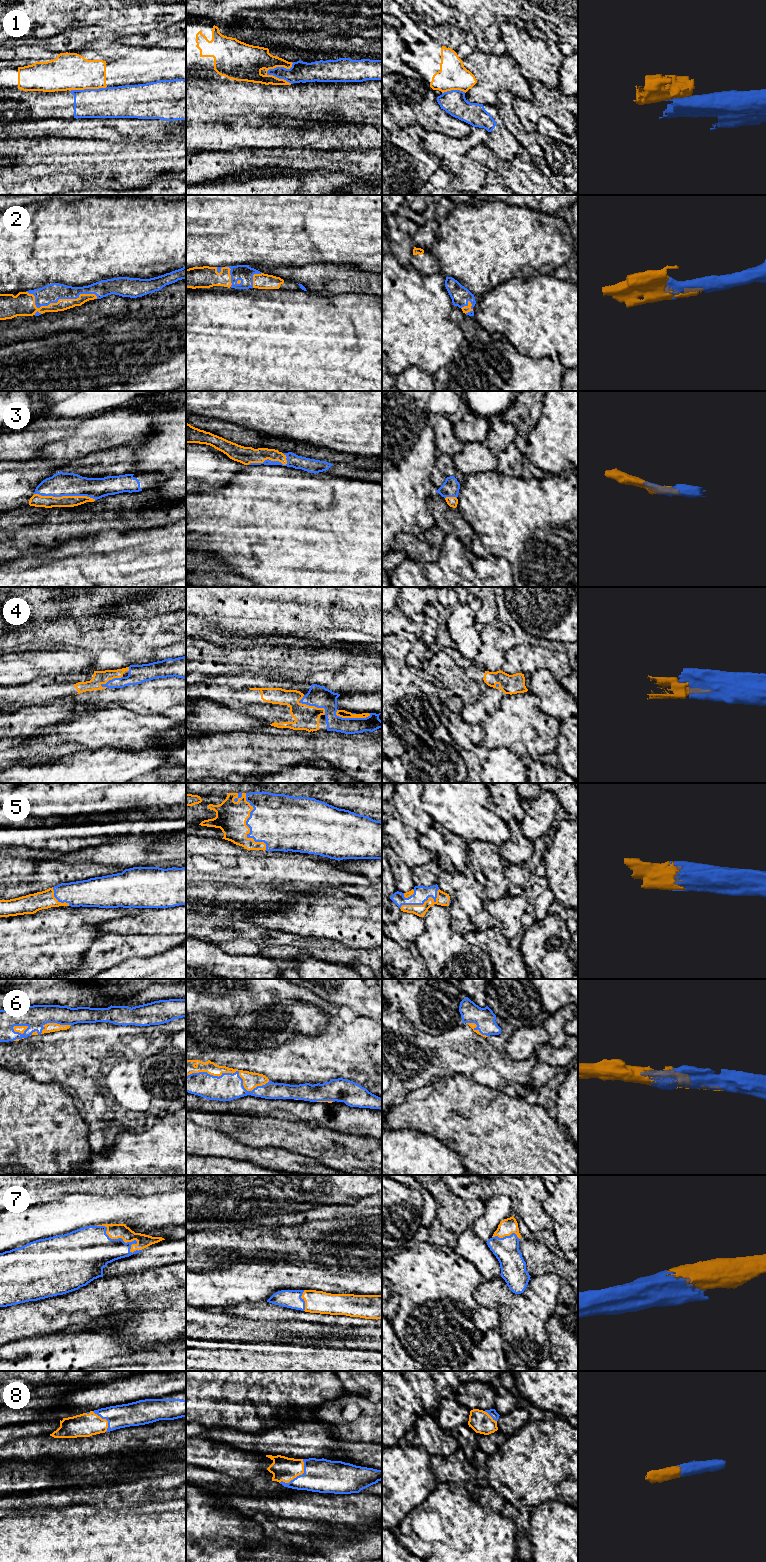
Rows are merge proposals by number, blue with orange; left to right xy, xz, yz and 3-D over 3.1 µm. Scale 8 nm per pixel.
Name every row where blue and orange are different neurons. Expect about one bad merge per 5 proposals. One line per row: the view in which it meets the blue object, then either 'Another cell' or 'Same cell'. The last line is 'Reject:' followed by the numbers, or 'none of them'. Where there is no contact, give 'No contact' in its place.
1: Touches blue in xz. Another cell
2: Touches blue in xy. Another cell
3: Touches blue in xy. Same cell
4: Touches blue in xz. Same cell
5: Touches blue in xz. Same cell
6: Touches blue in xz. Same cell
7: Touches blue in xy. Same cell
8: Touches blue in xz. Same cell
Reject: 1, 2

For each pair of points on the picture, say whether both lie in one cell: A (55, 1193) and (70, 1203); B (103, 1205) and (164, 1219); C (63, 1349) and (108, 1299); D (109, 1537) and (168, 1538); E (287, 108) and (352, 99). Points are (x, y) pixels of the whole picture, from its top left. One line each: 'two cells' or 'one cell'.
A: two cells
B: one cell
C: two cells
D: one cell
E: one cell

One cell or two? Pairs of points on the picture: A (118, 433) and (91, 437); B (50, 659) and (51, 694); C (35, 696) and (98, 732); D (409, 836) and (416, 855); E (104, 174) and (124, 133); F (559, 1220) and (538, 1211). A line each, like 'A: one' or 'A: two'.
A: one
B: two
C: two
D: one
E: two
F: two

